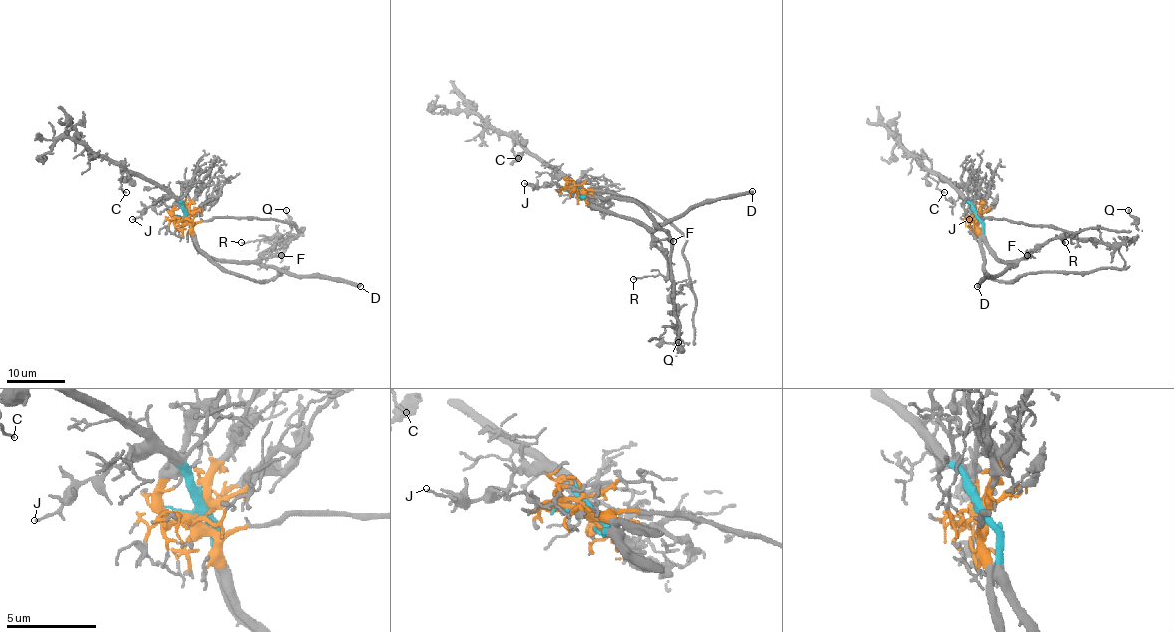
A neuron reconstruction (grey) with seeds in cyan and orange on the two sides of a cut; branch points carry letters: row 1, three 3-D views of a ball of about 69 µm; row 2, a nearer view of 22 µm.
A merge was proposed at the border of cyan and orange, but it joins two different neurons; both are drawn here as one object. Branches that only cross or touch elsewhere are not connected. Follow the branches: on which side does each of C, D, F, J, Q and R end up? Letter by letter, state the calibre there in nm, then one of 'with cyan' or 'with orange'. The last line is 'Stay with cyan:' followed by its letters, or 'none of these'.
C: 120 nm thick; with cyan
D: 420 nm thick; with cyan
F: 110 nm thick; with cyan
J: 110 nm thick; with cyan
Q: 160 nm thick; with cyan
R: 120 nm thick; with cyan
Stay with cyan: C, D, F, J, Q, R

